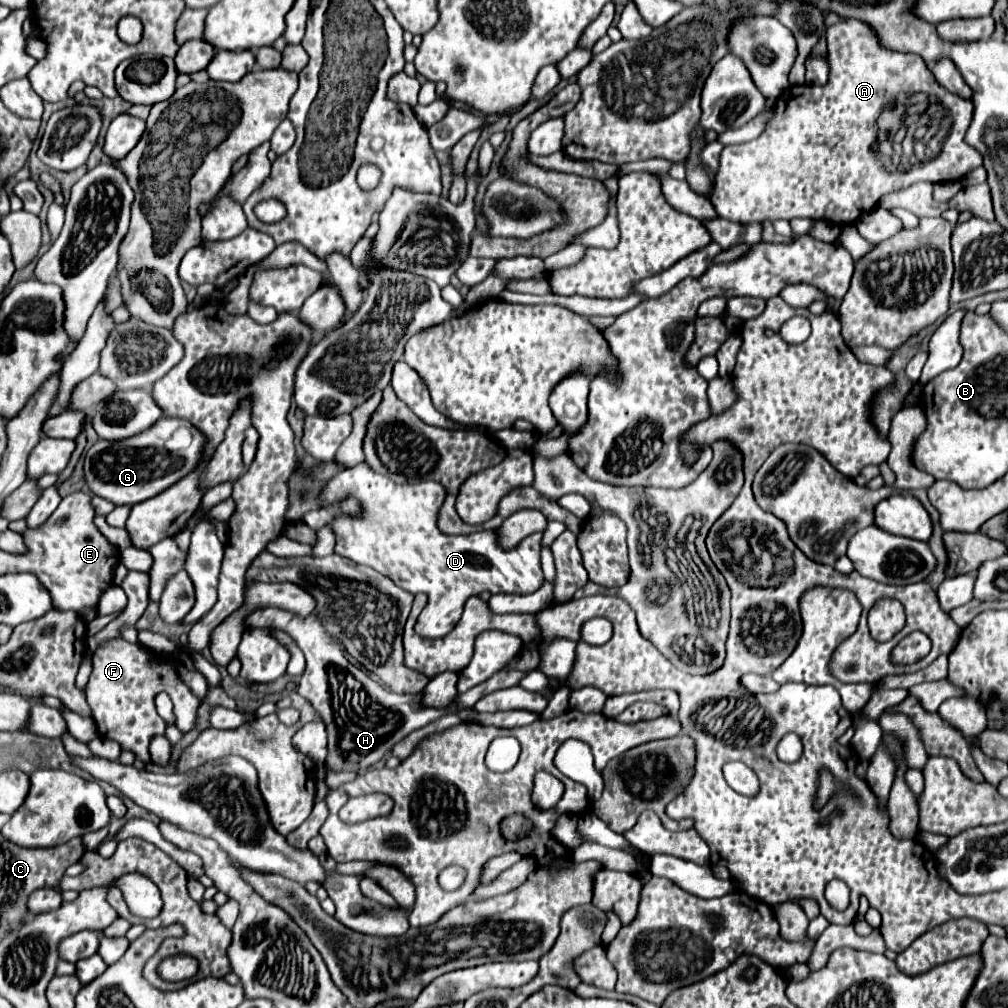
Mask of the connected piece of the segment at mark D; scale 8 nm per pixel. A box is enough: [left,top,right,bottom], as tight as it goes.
[323,463,543,639]

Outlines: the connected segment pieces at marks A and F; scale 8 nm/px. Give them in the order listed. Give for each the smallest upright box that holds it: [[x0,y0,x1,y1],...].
[[711,19,983,225],[85,637,199,761]]

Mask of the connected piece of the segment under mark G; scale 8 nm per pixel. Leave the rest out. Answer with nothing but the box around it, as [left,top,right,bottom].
[85,417,205,505]

